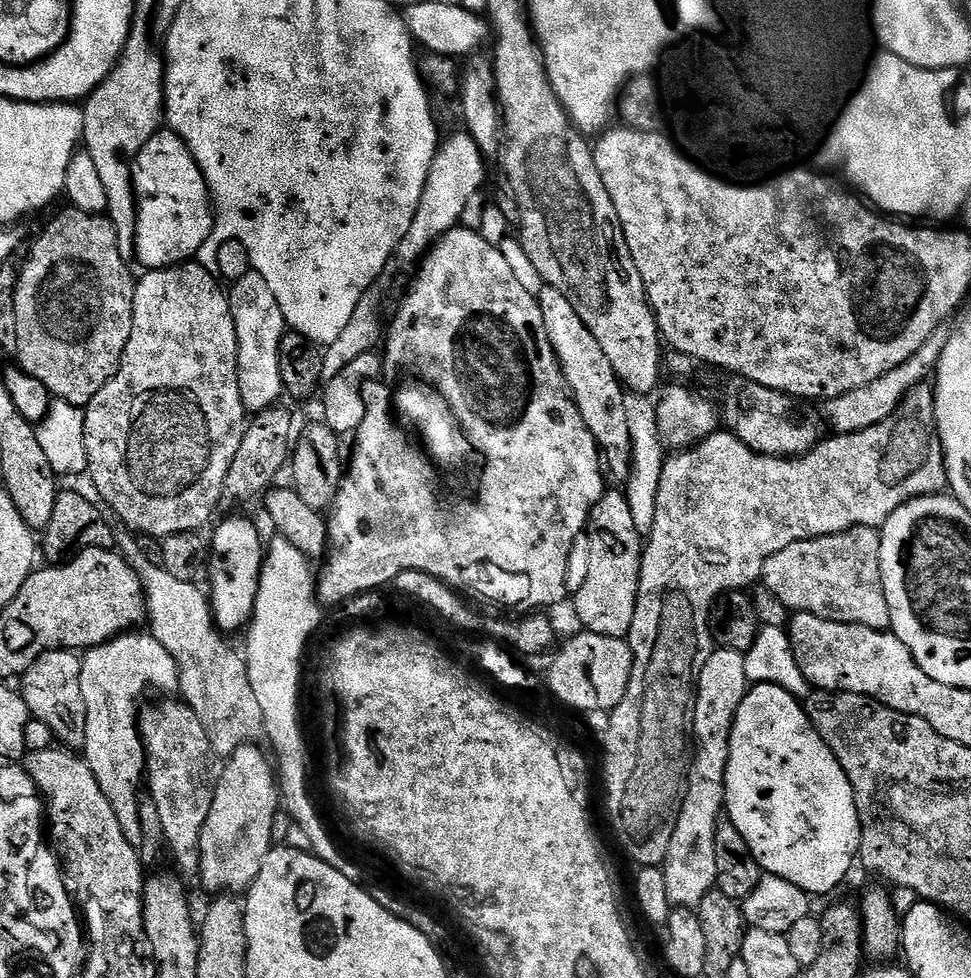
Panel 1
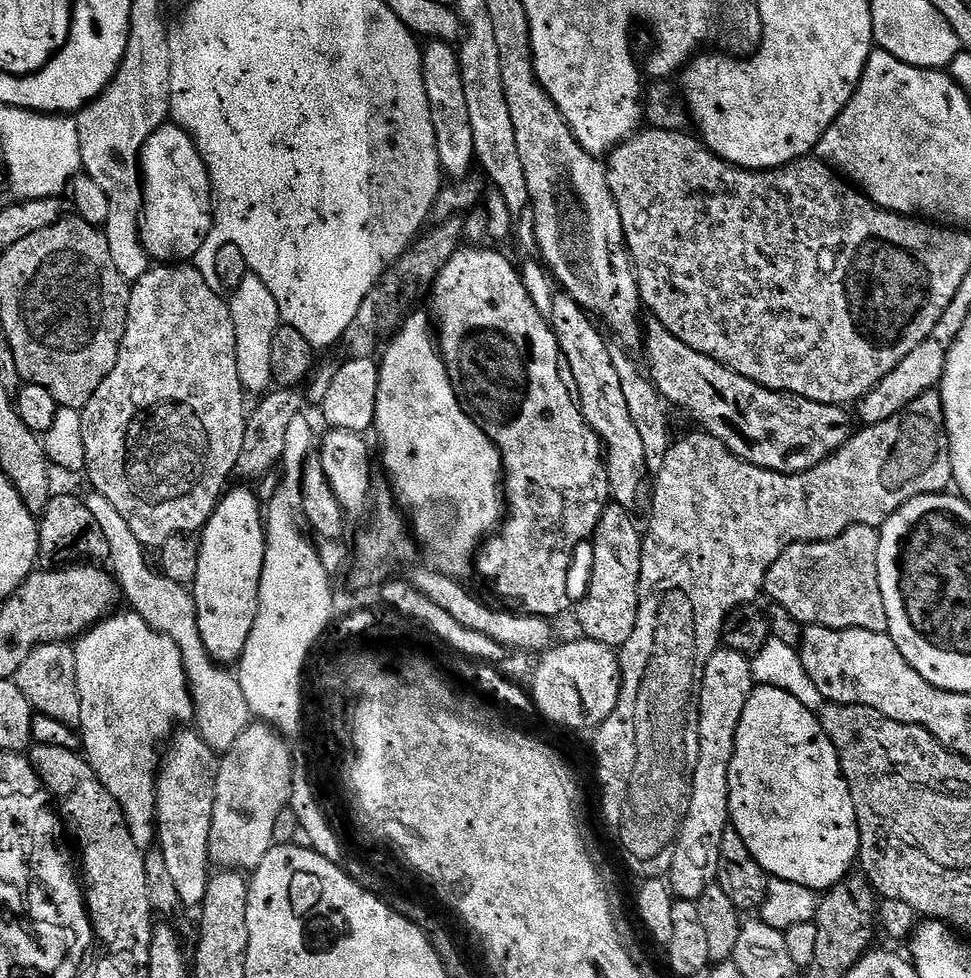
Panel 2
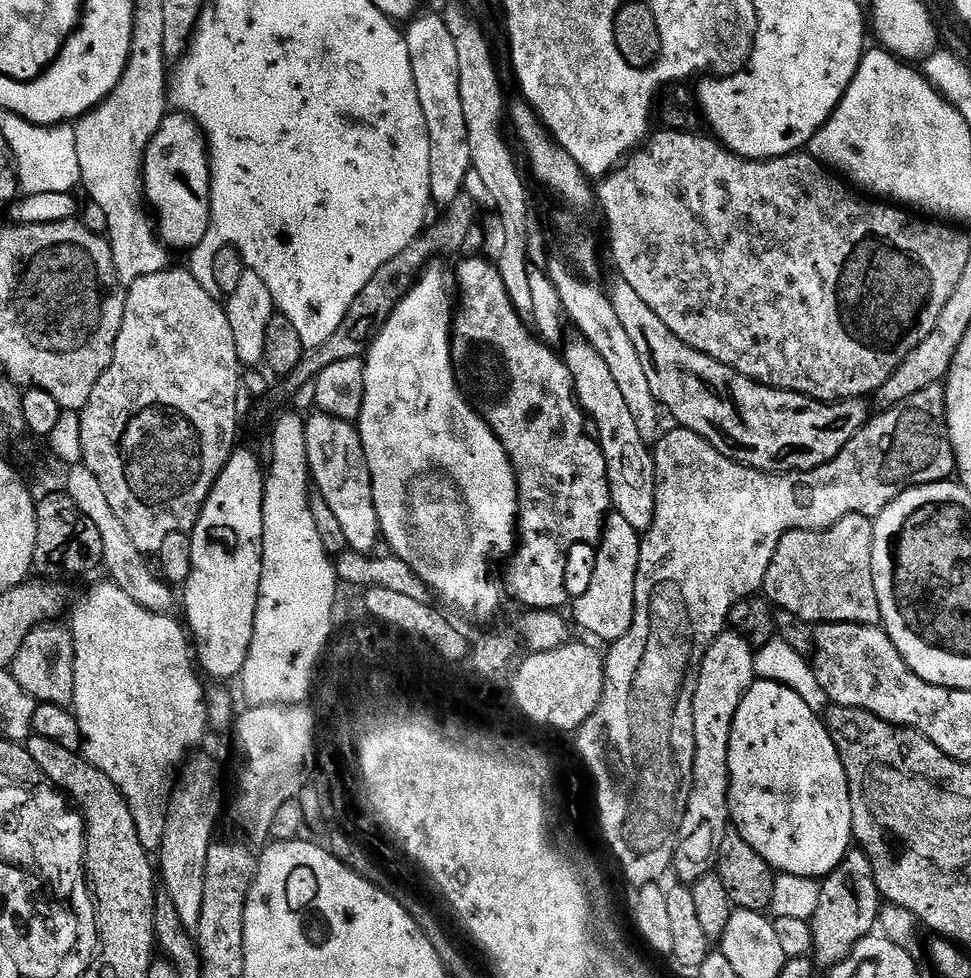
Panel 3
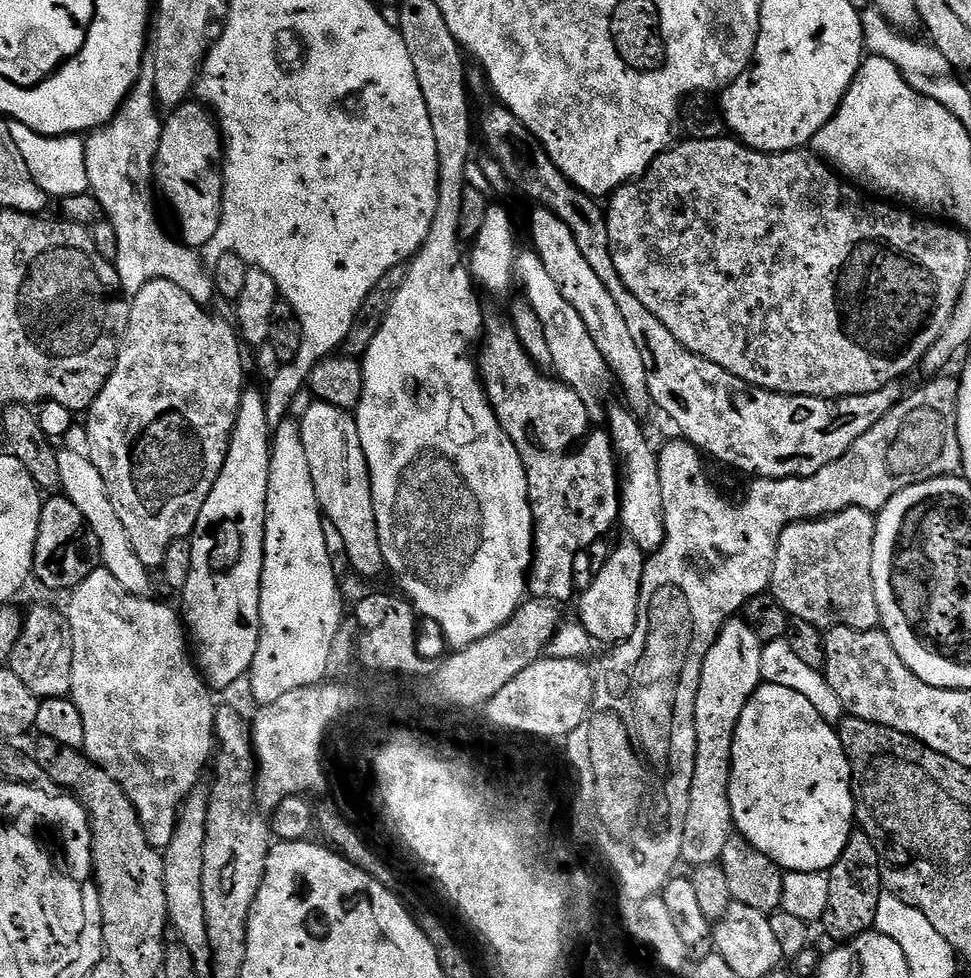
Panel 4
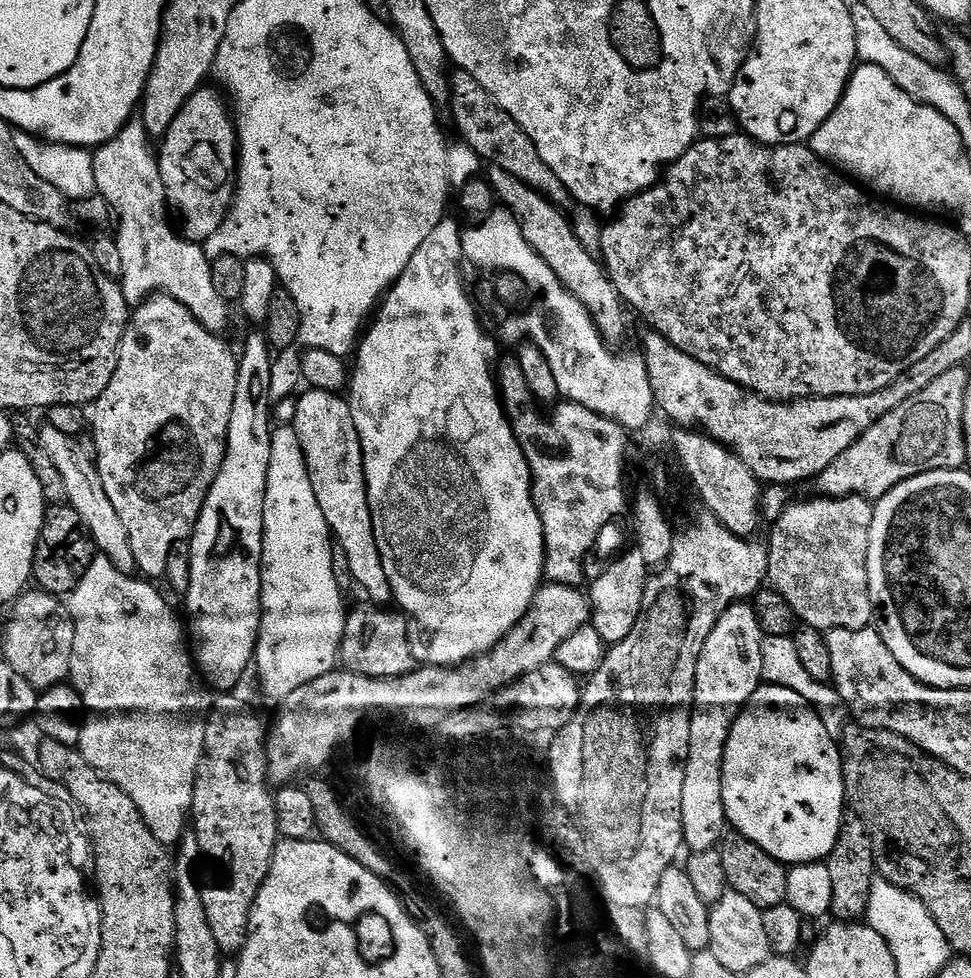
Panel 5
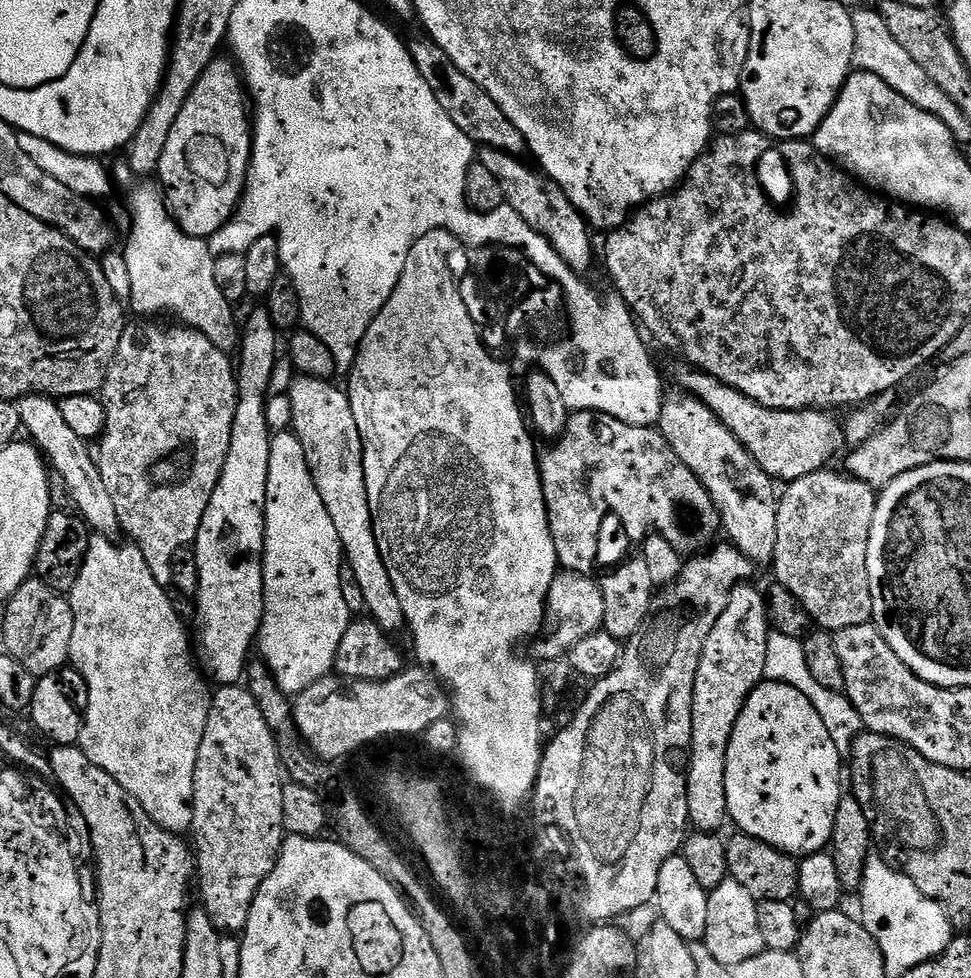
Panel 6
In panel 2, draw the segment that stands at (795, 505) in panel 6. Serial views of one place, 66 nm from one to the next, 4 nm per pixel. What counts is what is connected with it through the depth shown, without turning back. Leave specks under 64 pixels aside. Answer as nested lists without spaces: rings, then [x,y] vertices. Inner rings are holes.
[[[851,524],[838,538],[815,540],[809,544],[792,544],[770,566],[764,579],[764,592],[772,604],[781,604],[801,626],[821,624],[823,628],[861,628],[871,632],[887,632],[886,605],[882,602],[882,586],[878,586],[877,529]]]

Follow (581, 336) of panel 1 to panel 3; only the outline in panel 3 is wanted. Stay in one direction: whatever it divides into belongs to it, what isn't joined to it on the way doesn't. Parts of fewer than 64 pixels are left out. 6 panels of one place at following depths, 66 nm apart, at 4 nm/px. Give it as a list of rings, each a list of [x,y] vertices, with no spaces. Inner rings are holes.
[[[575,339],[570,342],[568,340],[563,345],[565,348],[564,352],[562,351],[562,359],[572,375],[576,399],[584,409],[606,458],[606,474],[612,499],[611,511],[622,514],[622,518],[626,518],[626,522],[630,522],[636,532],[643,534],[654,522],[656,458],[653,449],[649,441],[644,440],[642,434],[638,434],[638,426],[630,415],[630,406],[626,406],[622,393],[602,359],[602,354],[598,354],[598,350],[594,350],[594,346],[587,340]]]

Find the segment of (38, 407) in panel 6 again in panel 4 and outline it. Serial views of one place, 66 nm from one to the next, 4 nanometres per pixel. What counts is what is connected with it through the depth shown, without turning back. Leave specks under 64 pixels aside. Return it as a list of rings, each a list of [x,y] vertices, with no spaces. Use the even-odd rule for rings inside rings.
[[[67,450],[57,451],[58,471],[61,475],[60,488],[63,495],[67,496],[78,510],[82,510],[82,518],[90,522],[90,530],[98,538],[100,547],[100,562],[107,572],[114,574],[122,586],[126,586],[128,592],[133,592],[136,596],[148,596],[148,576],[150,569],[142,566],[138,562],[138,554],[130,546],[130,534],[126,534],[126,526],[122,526],[122,521],[118,519],[118,514],[114,511],[114,502],[110,502],[110,494],[106,490],[106,482],[102,474],[98,474],[98,466],[82,454],[74,454]]]

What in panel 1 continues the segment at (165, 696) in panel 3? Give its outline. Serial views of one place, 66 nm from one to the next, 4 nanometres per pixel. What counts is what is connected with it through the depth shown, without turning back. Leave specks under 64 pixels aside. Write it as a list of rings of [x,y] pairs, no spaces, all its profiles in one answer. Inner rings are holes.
[[[132,630],[113,636],[97,648],[87,649],[80,662],[80,693],[84,703],[82,759],[90,766],[102,794],[106,794],[106,802],[113,808],[122,834],[137,846],[144,841],[140,829],[140,802],[142,781],[146,776],[146,757],[138,727],[140,695],[147,688],[164,692],[160,694],[172,694],[180,687],[180,675],[172,656],[150,634],[139,636],[138,633]]]

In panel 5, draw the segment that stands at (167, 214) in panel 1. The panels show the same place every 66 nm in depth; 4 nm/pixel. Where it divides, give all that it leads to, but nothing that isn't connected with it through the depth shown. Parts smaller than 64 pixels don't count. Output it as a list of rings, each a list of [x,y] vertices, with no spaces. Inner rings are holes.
[[[211,87],[198,89],[188,99],[178,118],[170,122],[170,130],[162,138],[161,144],[164,145],[158,148],[169,209],[174,213],[184,239],[193,240],[198,245],[211,238],[228,216],[234,195],[234,173],[238,168],[234,116],[229,101]]]

